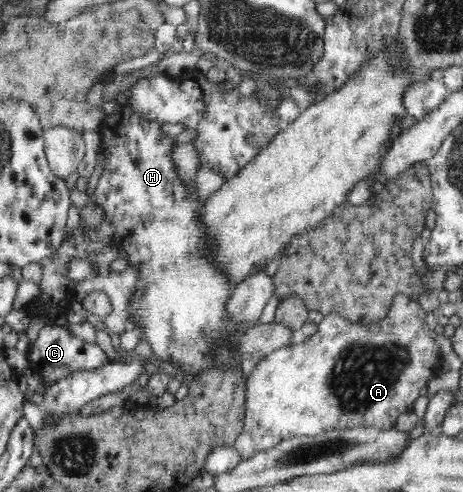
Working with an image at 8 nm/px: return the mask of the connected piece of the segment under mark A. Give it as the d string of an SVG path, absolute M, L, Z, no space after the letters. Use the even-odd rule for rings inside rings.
M405 293L395 294L385 317L371 324L356 322L335 312L323 314L323 319L321 319L321 323L318 325L317 333L313 333L311 337L307 337L303 343L289 344L268 353L257 365L254 365L245 381L245 387L248 390L245 397L244 424L233 447L239 452L241 459L244 460L251 457L256 451L273 447L280 441L291 439L293 436L314 436L327 430L353 429L359 426L373 426L382 430L393 428L397 417L411 411L413 405L415 405L415 401L421 397L421 389L426 387L427 381L431 377L437 375L437 371L441 368L440 353L441 345L435 341L435 336L426 324L421 305L416 299Z

